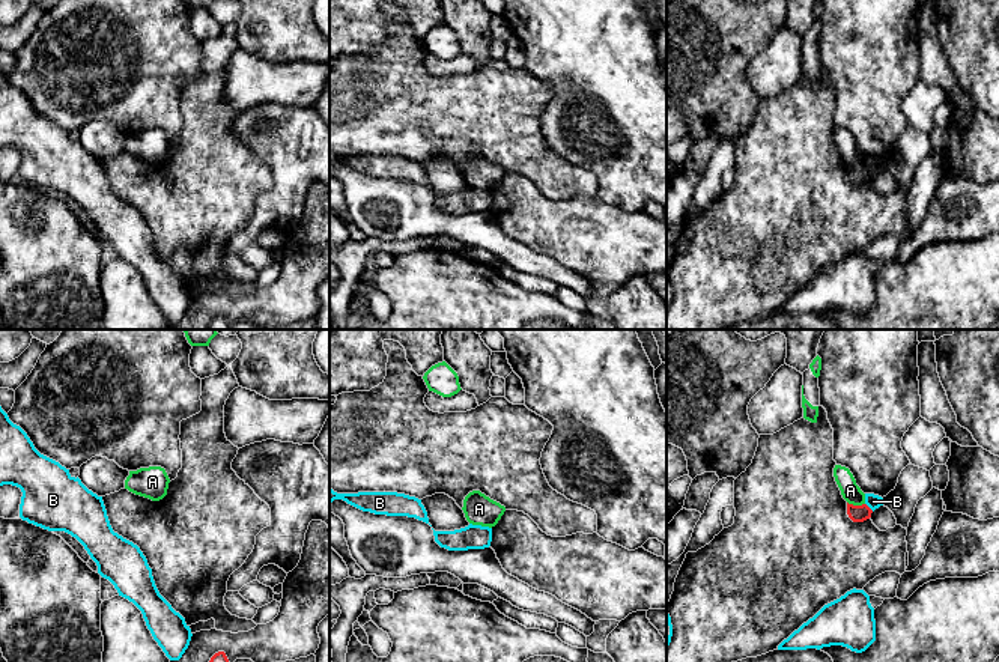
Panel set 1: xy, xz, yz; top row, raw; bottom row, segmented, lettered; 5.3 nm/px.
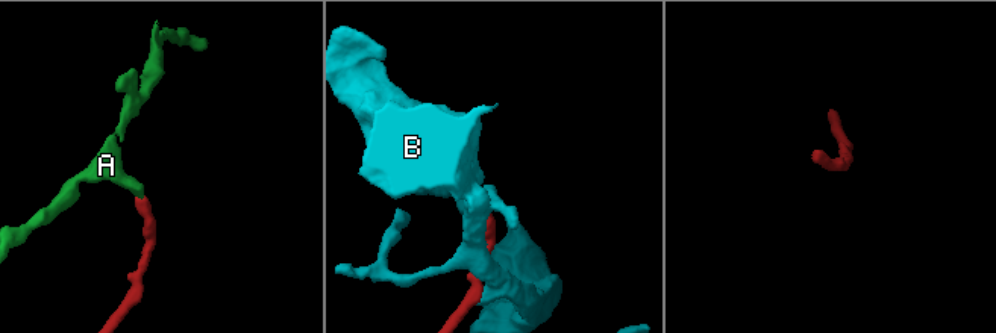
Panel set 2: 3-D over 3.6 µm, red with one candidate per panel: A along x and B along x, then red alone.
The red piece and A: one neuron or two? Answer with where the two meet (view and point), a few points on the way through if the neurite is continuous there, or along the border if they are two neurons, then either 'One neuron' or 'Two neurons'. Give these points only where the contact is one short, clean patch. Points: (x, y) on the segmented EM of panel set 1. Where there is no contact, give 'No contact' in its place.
Touches red at yz (856, 506). Boundary: yz (847, 501), (864, 504). Two neurons

